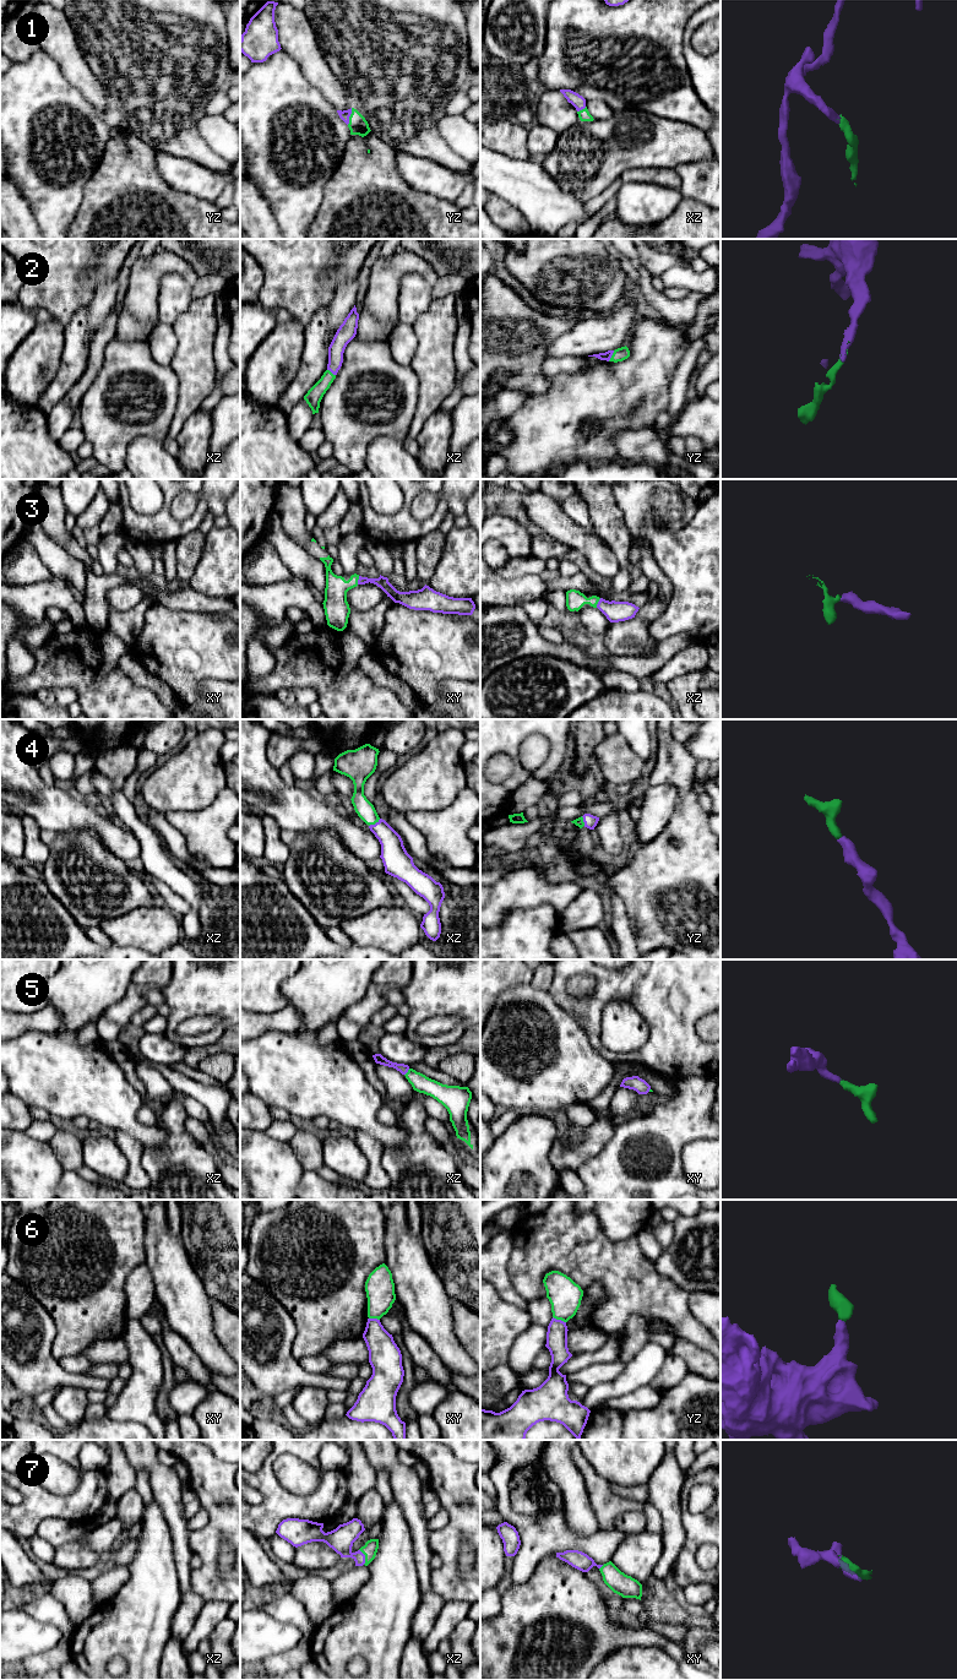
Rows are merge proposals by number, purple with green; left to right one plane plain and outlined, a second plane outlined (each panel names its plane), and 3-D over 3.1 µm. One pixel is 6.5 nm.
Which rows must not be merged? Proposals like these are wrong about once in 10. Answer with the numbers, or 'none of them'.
6

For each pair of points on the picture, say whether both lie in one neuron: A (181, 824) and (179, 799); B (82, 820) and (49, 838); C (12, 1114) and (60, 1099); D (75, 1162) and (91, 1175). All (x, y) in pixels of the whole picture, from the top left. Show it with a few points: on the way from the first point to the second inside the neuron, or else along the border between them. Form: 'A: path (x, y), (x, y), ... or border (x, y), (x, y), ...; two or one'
A: border (208, 805), (201, 809), (178, 809), (163, 813); two
B: border (42, 828), (56, 832), (83, 831); two
C: border (12, 1093), (28, 1108); two
D: border (83, 1164), (76, 1172); two

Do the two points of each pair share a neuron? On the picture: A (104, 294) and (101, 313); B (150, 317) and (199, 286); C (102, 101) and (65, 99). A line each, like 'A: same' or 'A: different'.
A: same
B: different
C: different

